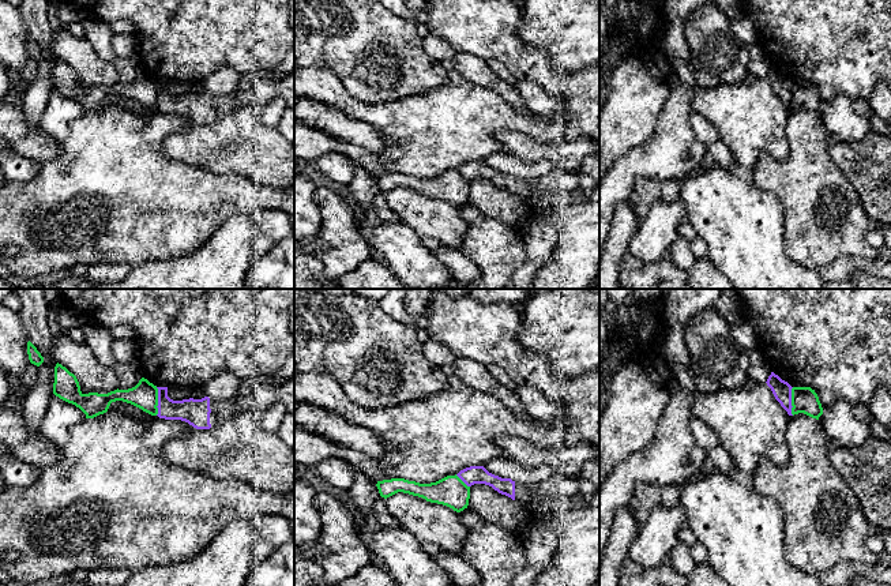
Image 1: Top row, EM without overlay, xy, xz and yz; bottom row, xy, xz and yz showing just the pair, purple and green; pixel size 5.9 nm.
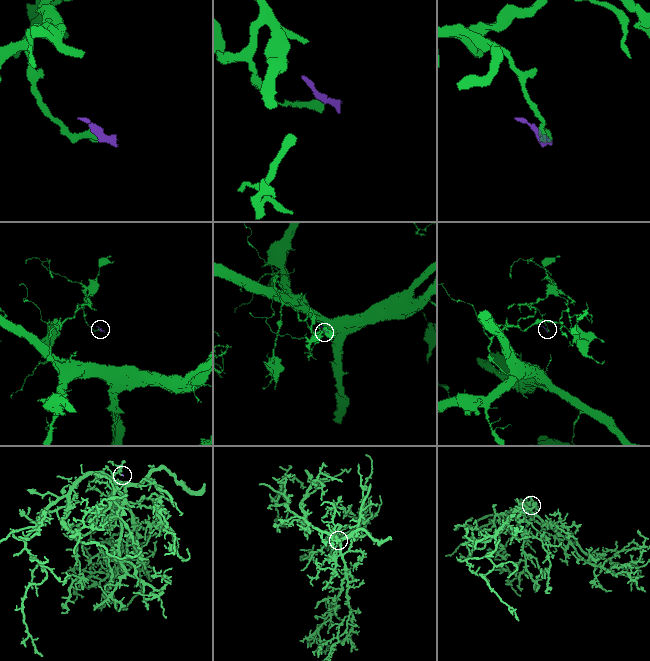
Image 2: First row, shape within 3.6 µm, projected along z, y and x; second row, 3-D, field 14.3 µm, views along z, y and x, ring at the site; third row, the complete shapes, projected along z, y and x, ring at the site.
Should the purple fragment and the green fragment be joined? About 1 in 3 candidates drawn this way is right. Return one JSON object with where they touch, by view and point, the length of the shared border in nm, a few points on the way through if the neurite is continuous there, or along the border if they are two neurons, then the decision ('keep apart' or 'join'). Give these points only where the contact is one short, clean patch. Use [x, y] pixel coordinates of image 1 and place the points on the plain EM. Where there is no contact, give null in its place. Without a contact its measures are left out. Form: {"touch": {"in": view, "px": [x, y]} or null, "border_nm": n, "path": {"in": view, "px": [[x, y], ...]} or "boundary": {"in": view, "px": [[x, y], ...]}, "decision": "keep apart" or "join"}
{"touch": {"in": "xy", "px": [158, 96]}, "border_nm": 170, "boundary": {"in": "xy", "px": [[155, 82], [157, 109]]}, "decision": "keep apart"}

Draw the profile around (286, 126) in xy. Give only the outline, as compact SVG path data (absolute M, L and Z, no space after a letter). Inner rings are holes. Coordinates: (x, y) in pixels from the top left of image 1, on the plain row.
M286 109L277 129L294 144L294 109Z

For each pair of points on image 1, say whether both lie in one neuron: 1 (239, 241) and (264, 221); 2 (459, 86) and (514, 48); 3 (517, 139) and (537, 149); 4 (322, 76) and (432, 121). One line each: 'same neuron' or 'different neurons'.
1: different neurons
2: different neurons
3: same neuron
4: same neuron

